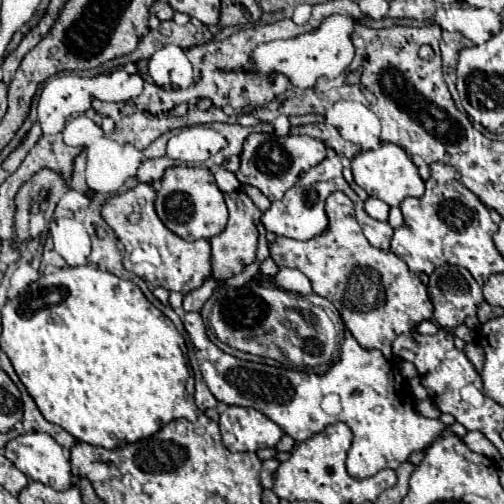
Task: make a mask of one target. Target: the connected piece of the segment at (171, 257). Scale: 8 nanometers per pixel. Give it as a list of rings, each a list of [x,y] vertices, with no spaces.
[[[136,184],[132,190],[124,194],[110,196],[102,204],[102,218],[116,232],[118,240],[124,244],[124,268],[140,276],[150,288],[162,286],[172,292],[188,294],[202,286],[206,278],[212,274],[210,264],[210,242],[194,240],[188,242],[174,232],[170,232],[158,218],[154,210],[156,192],[150,184]]]

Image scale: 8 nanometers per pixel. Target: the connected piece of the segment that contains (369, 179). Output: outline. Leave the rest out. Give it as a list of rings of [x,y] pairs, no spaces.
[[[390,142],[382,144],[376,150],[356,154],[356,158],[352,158],[352,174],[354,174],[354,182],[360,188],[364,188],[368,196],[382,200],[388,206],[400,206],[404,198],[408,196],[420,198],[424,194],[424,180],[420,178],[418,168],[400,146]]]

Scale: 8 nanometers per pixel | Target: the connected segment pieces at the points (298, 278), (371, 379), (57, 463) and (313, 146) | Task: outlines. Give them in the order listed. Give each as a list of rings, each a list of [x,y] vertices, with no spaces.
[[[280,268],[274,276],[274,282],[276,282],[278,288],[290,290],[290,292],[296,292],[296,294],[302,294],[302,296],[312,292],[308,278],[296,268]]]
[[[186,312],[182,322],[194,344],[204,382],[216,400],[260,410],[296,442],[322,432],[328,424],[344,422],[353,434],[346,459],[346,469],[352,478],[370,478],[384,468],[396,470],[412,452],[424,450],[448,434],[448,426],[442,420],[426,418],[414,410],[414,398],[400,370],[380,350],[364,350],[350,330],[344,330],[340,360],[328,372],[316,374],[238,360],[208,340],[198,312]]]
[[[26,432],[6,444],[4,456],[8,460],[12,460],[14,466],[18,470],[22,470],[28,478],[42,482],[46,486],[52,486],[54,490],[68,490],[68,486],[72,486],[72,472],[70,472],[70,462],[68,462],[66,450],[48,434]]]
[[[252,132],[244,140],[244,148],[240,154],[240,168],[236,172],[236,178],[240,184],[252,184],[256,186],[268,200],[280,200],[288,188],[296,184],[300,174],[308,172],[312,166],[320,164],[326,158],[328,146],[320,142],[318,138],[308,136],[276,136],[274,132]]]

